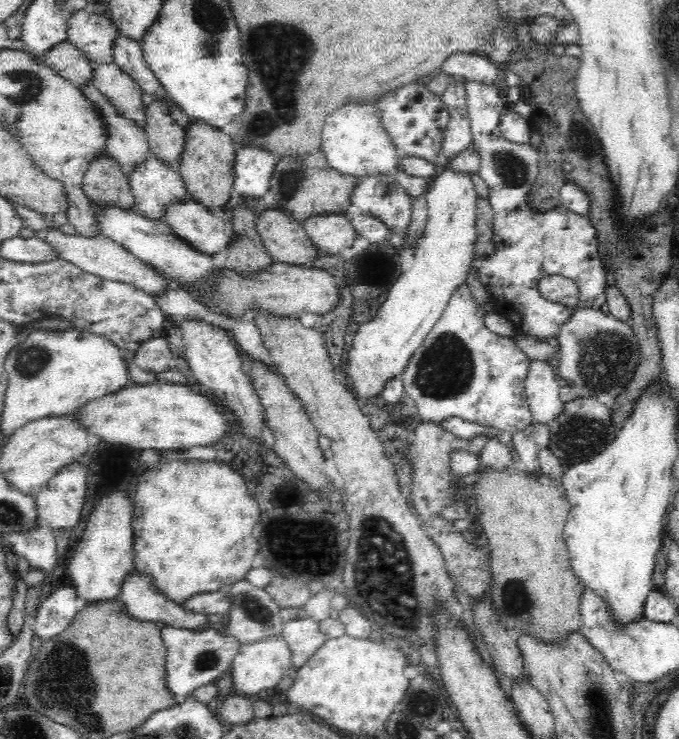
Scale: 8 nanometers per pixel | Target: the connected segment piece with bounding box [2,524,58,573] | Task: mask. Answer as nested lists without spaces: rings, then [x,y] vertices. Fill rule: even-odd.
[[[42,524],[32,532],[16,532],[2,534],[3,538],[12,545],[14,553],[28,560],[33,569],[45,573],[52,571],[58,564],[55,536],[51,529]]]

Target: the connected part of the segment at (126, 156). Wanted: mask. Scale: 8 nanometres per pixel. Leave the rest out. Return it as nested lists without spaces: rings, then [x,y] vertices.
[[[93,84],[82,86],[80,90],[96,105],[108,125],[107,156],[119,164],[119,170],[129,177],[138,164],[144,164],[153,156],[144,129],[138,128],[134,121],[118,115]]]

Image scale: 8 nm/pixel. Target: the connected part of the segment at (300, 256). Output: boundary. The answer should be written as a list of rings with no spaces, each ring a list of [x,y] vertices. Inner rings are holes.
[[[262,211],[257,215],[256,229],[274,263],[303,265],[321,255],[306,227],[282,211]]]

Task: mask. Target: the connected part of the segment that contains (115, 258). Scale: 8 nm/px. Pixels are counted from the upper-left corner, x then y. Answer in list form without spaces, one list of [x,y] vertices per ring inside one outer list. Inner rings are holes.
[[[42,229],[35,232],[35,237],[54,245],[54,249],[58,249],[58,253],[60,253],[60,258],[78,265],[78,268],[81,268],[84,272],[101,276],[104,280],[131,284],[152,298],[166,295],[171,286],[158,271],[154,271],[152,267],[149,267],[131,252],[124,249],[123,246],[103,234],[86,238],[76,234],[67,235],[54,229]]]

